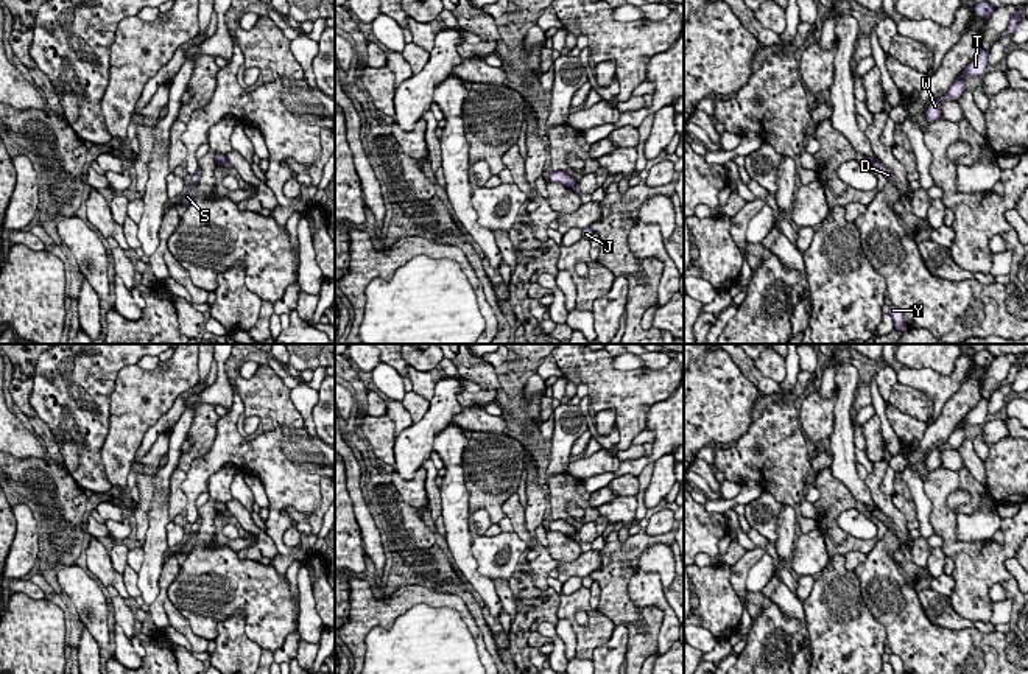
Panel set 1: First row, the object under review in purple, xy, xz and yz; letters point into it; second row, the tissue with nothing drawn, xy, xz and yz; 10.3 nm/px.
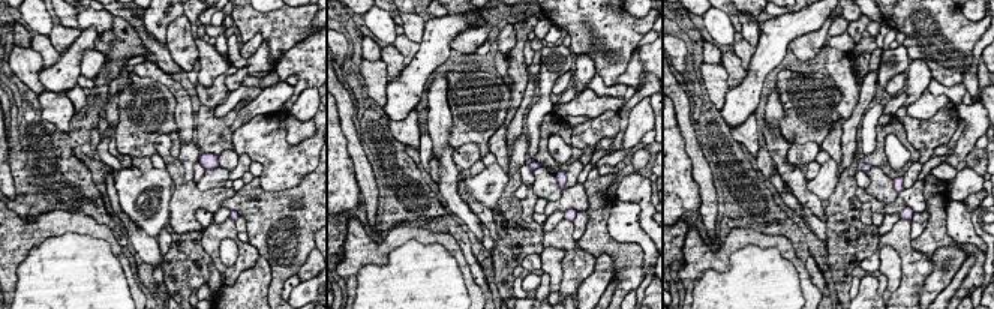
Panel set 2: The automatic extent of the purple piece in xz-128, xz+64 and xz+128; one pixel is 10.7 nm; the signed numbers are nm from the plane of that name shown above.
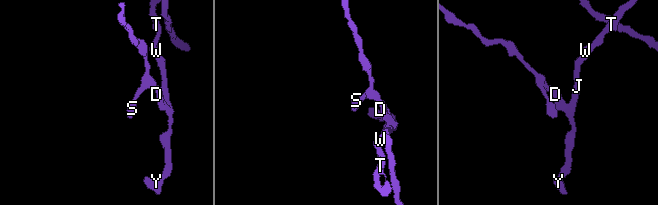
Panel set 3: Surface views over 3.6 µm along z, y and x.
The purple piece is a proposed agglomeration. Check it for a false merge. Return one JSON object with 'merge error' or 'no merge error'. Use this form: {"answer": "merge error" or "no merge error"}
{"answer": "merge error"}

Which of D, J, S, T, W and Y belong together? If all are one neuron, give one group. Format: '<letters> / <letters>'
D J T W Y / S

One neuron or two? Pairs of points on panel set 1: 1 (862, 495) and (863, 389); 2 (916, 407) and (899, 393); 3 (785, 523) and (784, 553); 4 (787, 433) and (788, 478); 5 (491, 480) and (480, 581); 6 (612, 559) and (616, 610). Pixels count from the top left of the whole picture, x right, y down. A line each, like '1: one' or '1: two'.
1: two
2: one
3: one
4: one
5: two
6: one

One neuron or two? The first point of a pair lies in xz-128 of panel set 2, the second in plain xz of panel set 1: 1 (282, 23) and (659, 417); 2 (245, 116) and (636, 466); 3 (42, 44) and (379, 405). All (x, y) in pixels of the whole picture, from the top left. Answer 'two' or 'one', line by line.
1: two
2: two
3: two

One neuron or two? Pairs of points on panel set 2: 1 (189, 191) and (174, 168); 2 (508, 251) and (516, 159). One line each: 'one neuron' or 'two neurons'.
1: one neuron
2: one neuron

